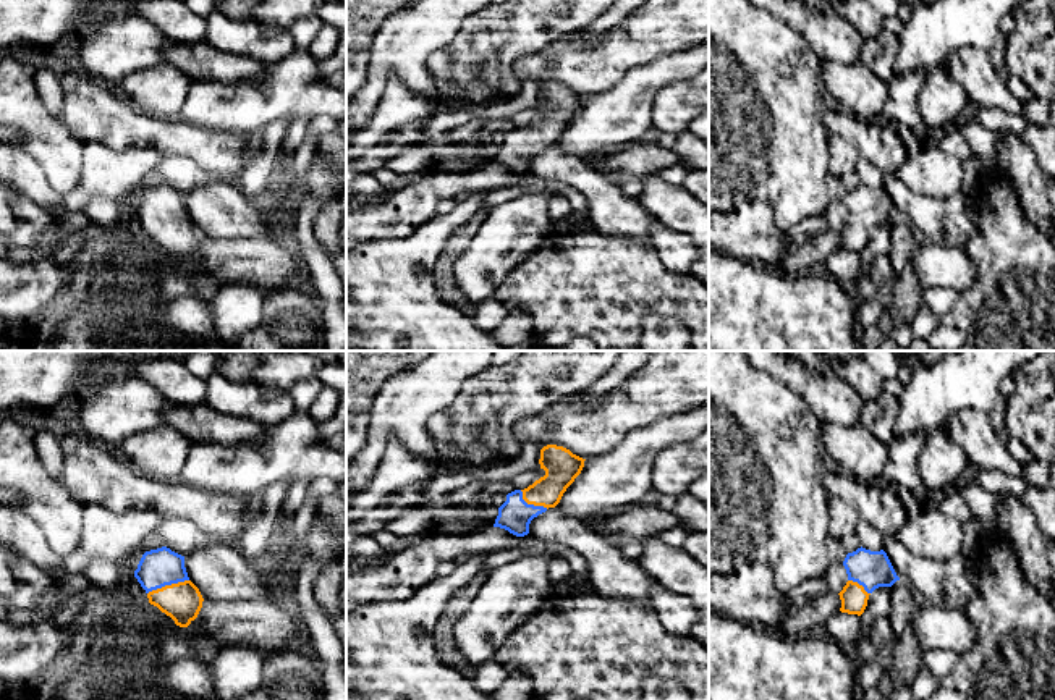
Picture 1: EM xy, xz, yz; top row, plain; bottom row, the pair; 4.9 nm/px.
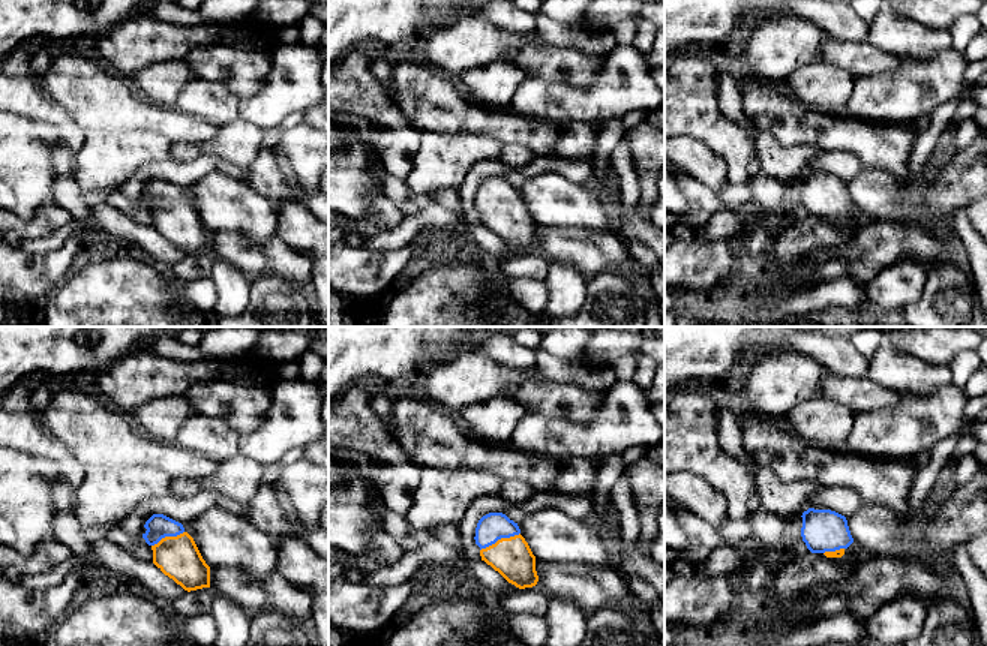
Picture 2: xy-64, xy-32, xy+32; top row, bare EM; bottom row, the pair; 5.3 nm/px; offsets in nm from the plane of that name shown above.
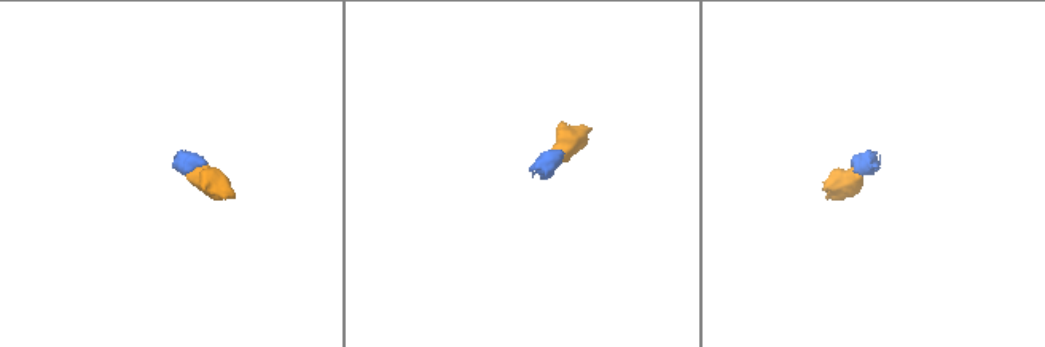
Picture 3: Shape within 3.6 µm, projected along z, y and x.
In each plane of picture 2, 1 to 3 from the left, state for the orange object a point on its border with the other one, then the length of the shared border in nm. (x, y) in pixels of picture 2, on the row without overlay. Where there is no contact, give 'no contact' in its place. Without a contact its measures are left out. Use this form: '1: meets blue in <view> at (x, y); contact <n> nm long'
1: meets blue in xy-64 at (167, 200); contact 190 nm long
2: meets blue in xy-32 at (500, 203); contact 240 nm long
3: meets blue in xy+32 at (833, 215); contact 120 nm long

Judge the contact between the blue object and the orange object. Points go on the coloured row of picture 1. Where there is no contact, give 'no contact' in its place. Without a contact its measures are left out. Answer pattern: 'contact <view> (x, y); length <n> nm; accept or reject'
contact xy (167, 584); length 220 nm; accept

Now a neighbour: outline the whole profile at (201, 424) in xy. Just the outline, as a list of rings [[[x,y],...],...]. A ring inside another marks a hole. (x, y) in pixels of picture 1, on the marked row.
[[[205,403],[168,407],[163,424],[173,427],[193,443],[215,445],[259,443],[269,430],[267,425],[252,419],[218,412]]]

